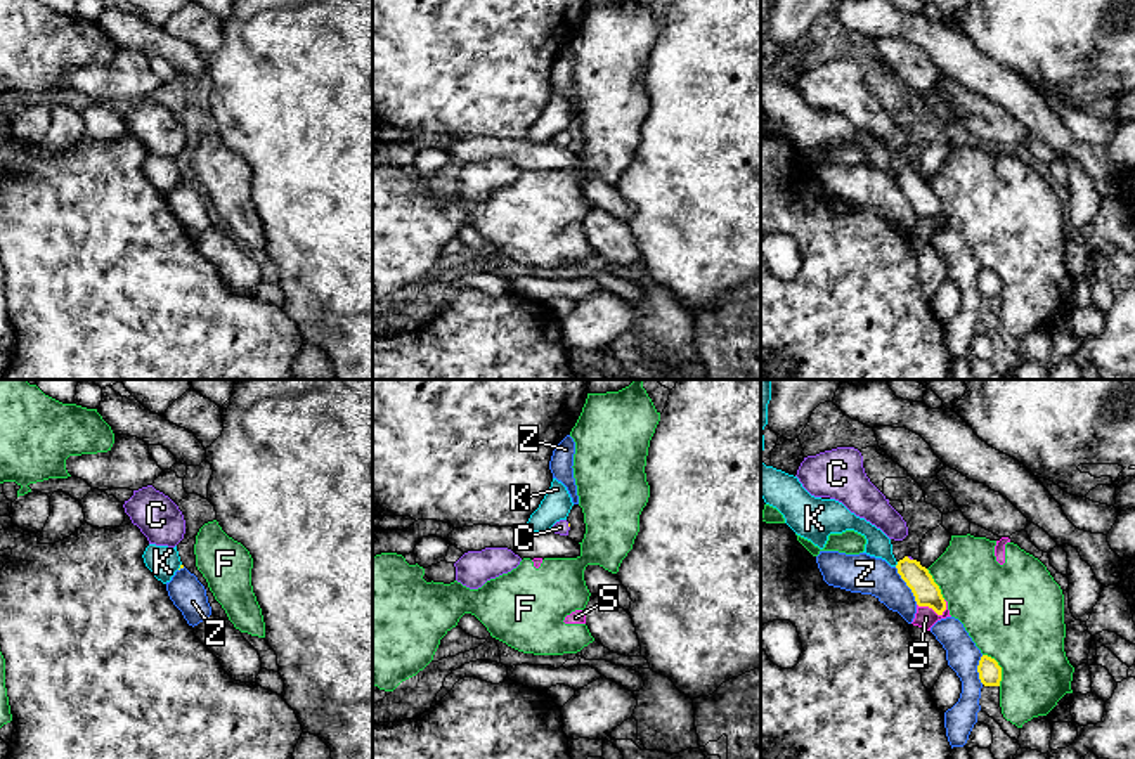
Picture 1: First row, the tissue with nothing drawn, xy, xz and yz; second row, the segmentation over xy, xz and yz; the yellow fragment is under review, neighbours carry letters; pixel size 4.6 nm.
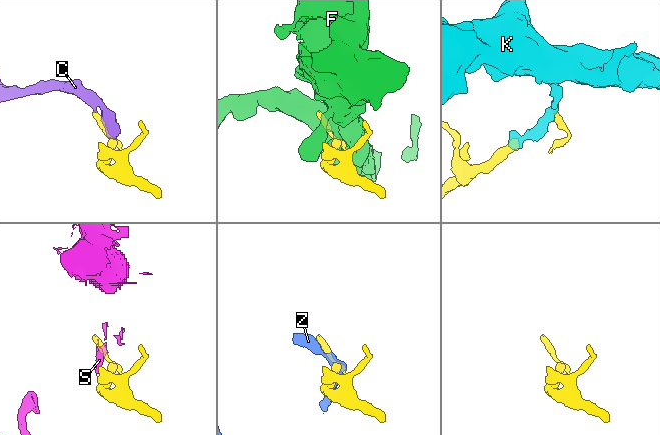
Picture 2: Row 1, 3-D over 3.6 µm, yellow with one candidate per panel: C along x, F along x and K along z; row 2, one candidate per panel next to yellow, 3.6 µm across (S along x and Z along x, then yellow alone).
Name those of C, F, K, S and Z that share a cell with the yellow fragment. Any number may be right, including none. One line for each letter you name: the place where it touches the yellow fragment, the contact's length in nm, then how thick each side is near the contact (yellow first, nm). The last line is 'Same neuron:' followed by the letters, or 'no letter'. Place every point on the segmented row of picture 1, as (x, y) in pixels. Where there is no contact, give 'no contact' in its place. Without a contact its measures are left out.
C: yz (908, 558) | 40 nm | 120/20 nm
Same neuron: C

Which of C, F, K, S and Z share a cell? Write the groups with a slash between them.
C / F S / K / Z

